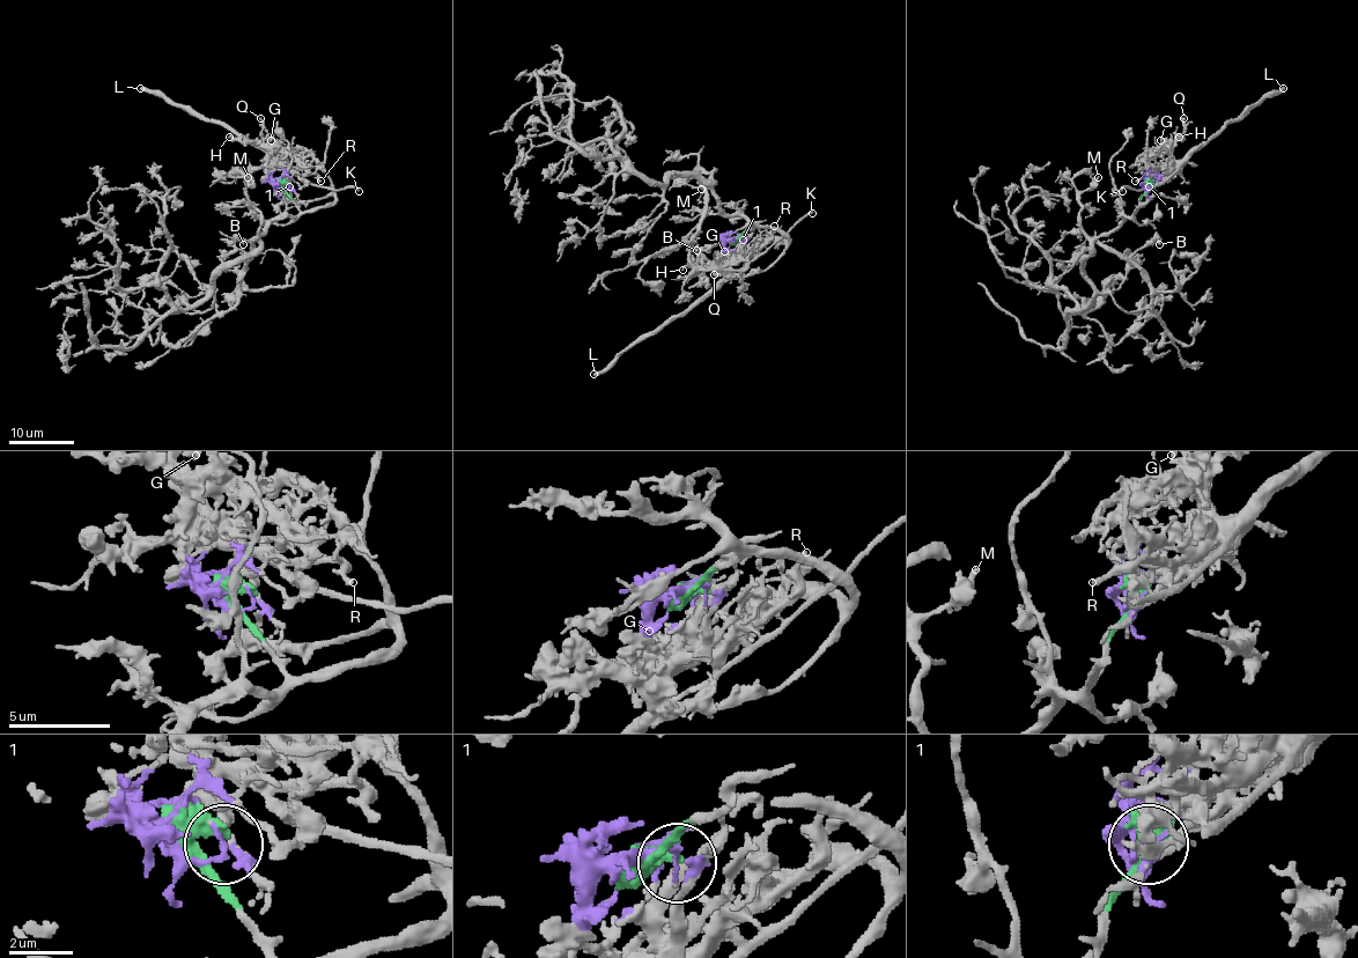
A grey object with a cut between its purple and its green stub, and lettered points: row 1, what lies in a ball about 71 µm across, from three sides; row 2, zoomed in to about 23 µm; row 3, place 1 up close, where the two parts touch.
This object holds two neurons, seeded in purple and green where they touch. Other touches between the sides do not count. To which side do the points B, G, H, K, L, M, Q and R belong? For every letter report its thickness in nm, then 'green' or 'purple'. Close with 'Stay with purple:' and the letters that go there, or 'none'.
B: 220 nm | green
G: 200 nm | purple
H: 220 nm | purple
K: 200 nm | purple
L: 440 nm | purple
M: 360 nm | green
Q: 340 nm | purple
R: 240 nm | purple
Stay with purple: G, H, K, L, Q, R

